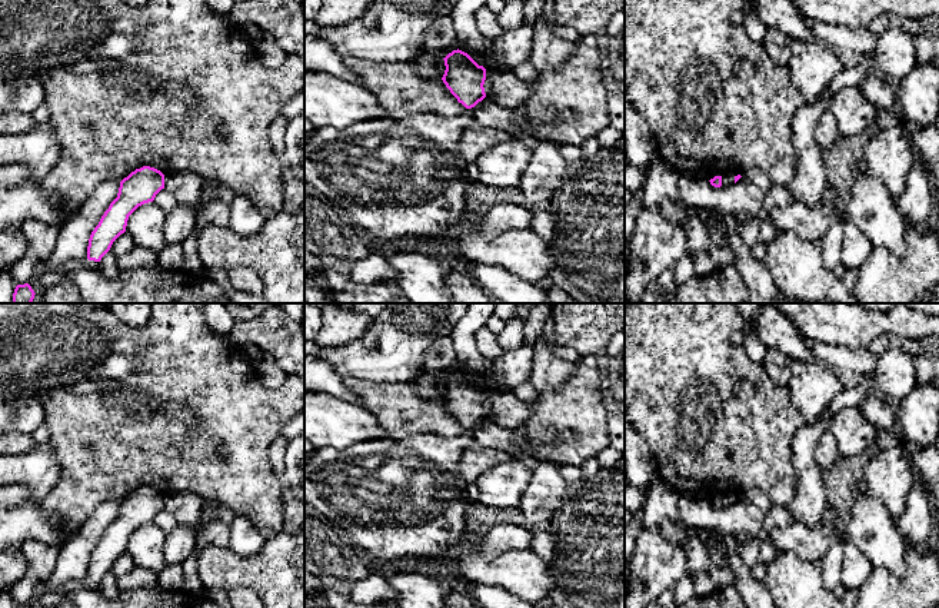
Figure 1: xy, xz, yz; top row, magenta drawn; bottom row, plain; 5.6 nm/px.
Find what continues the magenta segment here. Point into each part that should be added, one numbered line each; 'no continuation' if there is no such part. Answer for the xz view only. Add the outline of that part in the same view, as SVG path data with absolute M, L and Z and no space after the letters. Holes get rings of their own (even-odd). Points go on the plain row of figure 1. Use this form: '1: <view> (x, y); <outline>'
no continuation

